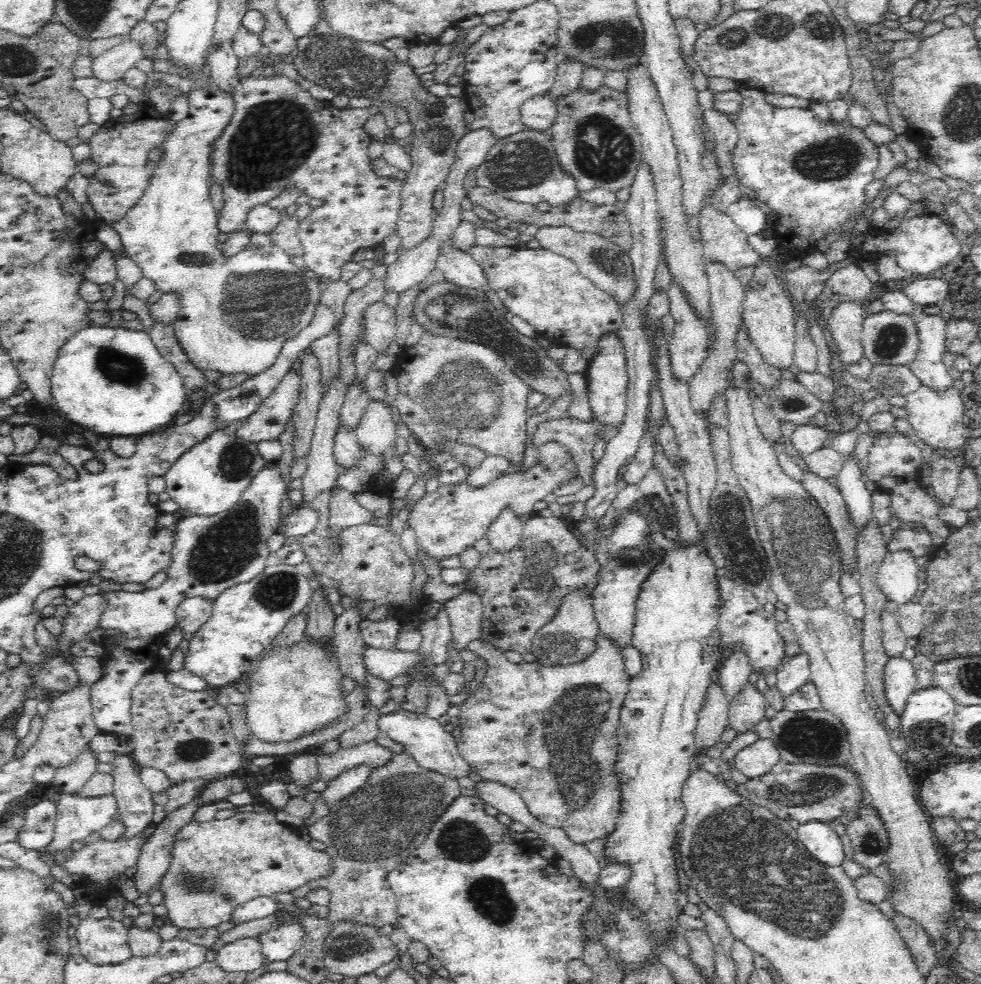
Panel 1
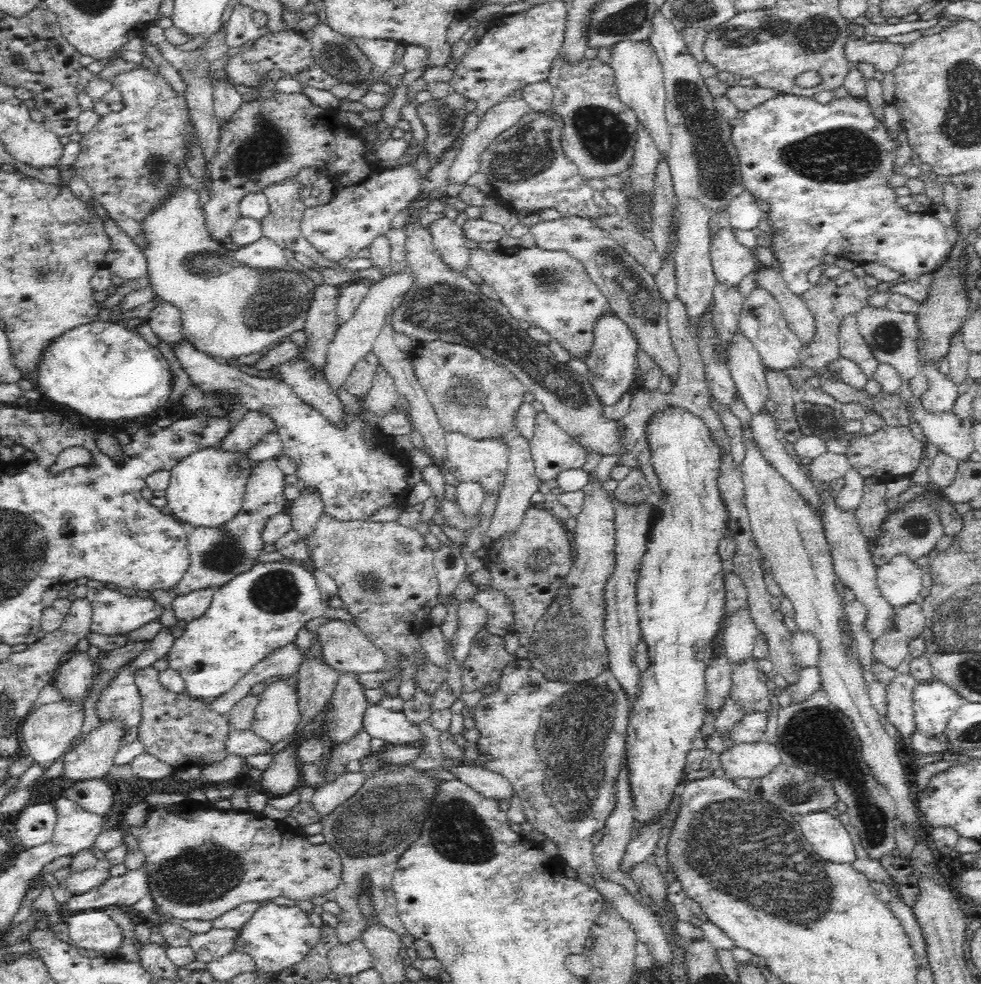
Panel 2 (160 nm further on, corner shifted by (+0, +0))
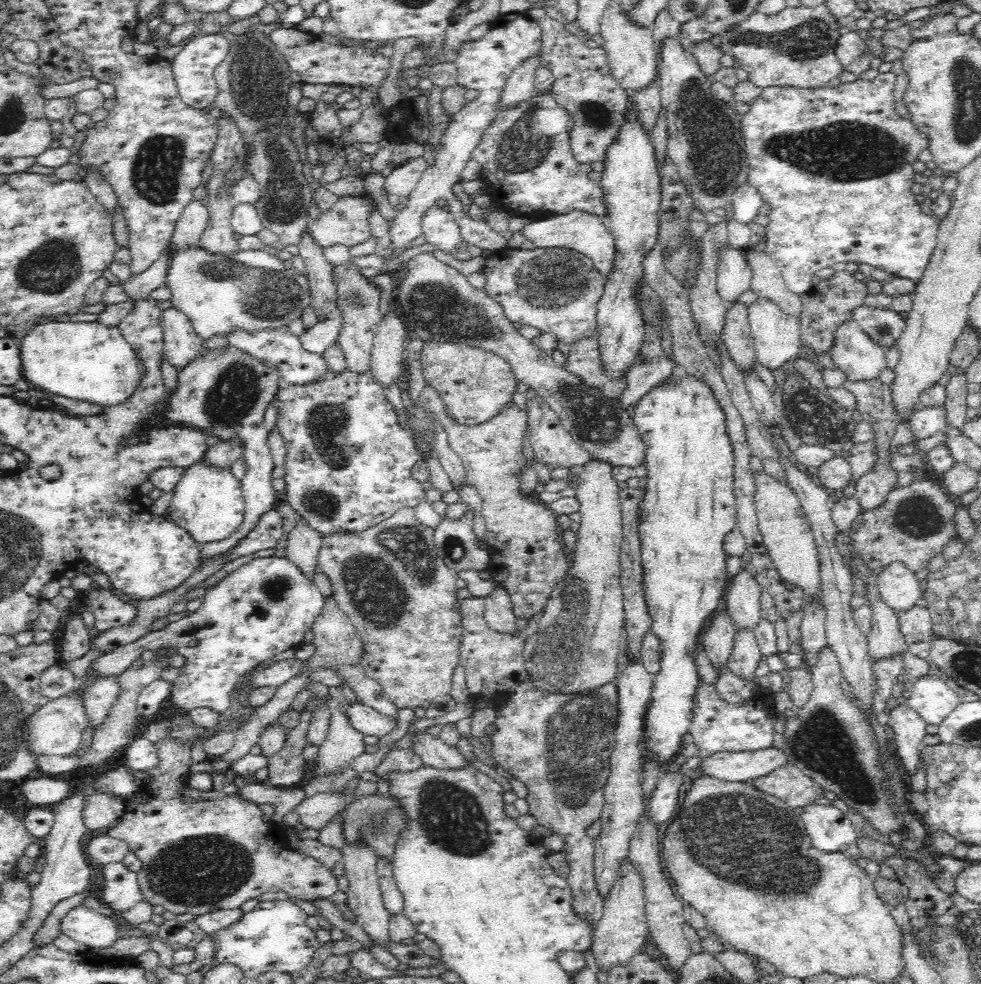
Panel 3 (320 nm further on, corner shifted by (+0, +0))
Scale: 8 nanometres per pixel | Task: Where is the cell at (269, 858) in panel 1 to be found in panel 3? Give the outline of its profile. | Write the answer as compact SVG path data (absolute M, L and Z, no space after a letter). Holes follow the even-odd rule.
M162 739L155 744L157 749L160 763L157 768L152 771L146 772L148 774L148 781L140 786L140 792L132 796L125 798L126 810L118 822L117 826L112 826L107 831L109 836L112 838L123 840L128 846L129 850L136 854L137 858L142 862L141 871L137 873L137 883L141 896L144 901L152 903L154 906L164 906L168 912L174 914L192 914L192 916L204 916L208 912L216 912L216 910L230 910L240 908L244 902L257 898L260 894L266 894L266 892L284 892L288 894L290 898L300 898L300 900L316 900L316 899L327 899L332 896L335 892L338 892L338 878L332 873L332 869L322 863L322 861L305 855L304 853L298 853L289 846L288 836L285 836L285 832L282 832L280 827L276 824L264 820L262 811L257 804L252 802L244 802L237 793L225 794L222 789L216 791L212 789L206 792L200 792L198 790L192 790L189 787L188 778L190 768L192 766L191 760L191 748L180 747L176 745L172 739Z

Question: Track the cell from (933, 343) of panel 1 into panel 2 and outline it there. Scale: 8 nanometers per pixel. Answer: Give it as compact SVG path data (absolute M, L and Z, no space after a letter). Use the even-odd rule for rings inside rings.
M927 360L920 364L920 374L927 380L926 390L921 399L922 405L930 411L952 409L958 394L958 385L949 374L942 374L937 361Z

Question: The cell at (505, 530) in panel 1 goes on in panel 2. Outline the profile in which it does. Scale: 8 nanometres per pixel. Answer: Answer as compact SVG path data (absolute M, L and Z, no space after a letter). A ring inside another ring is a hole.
M442 340L421 342L408 354L408 358L412 363L417 381L425 390L430 406L435 411L438 425L446 433L462 433L471 440L499 440L507 448L508 464L504 486L500 491L494 514L485 534L495 542L504 536L518 532L526 511L534 506L531 498L538 492L540 484L531 457L530 441L520 434L518 424L516 424L518 408L524 404L524 394L527 391L525 386L505 366L497 364L464 344L450 344Z

